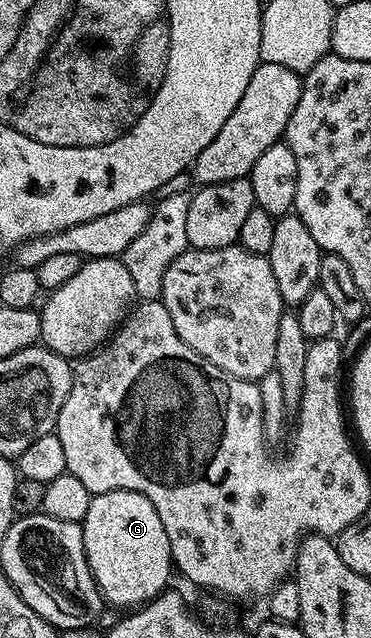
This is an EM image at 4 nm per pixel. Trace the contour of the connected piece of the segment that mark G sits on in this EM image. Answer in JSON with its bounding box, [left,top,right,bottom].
[81,489,173,611]

